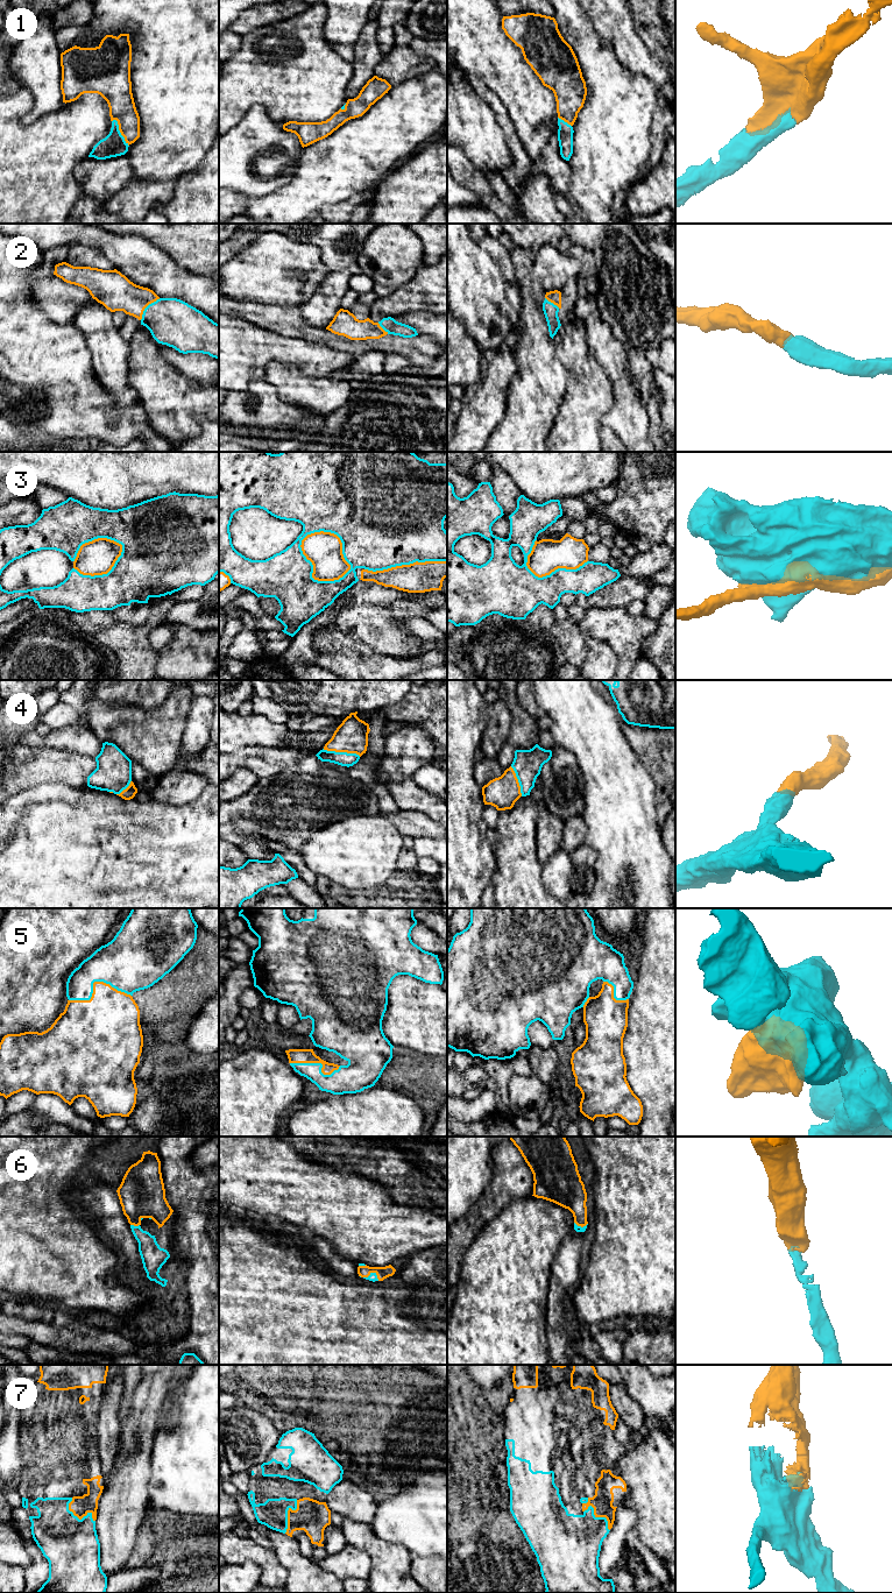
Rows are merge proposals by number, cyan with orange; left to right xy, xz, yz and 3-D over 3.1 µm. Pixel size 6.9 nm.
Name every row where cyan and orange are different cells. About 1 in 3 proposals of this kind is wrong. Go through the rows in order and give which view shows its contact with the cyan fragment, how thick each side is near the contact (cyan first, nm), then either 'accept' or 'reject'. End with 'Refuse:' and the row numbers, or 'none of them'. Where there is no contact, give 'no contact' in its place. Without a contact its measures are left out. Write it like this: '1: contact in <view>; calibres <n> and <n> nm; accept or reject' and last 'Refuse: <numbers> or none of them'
1: contact in xy; calibres 160 and 190 nm; accept
2: contact in xy; calibres 320 and 240 nm; accept
3: contact in xz; calibres 500 and 240 nm; reject
4: contact in xz; calibres 100 and 220 nm; accept
5: contact in xy; calibres 360 and 340 nm; accept
6: contact in xy; calibres 160 and 320 nm; accept
7: contact in xy; calibres 380 and 140 nm; accept
Refuse: 3

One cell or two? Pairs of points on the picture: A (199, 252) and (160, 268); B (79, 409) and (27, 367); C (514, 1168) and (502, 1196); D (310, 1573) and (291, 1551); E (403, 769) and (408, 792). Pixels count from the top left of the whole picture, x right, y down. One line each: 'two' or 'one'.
A: two
B: one
C: one
D: one
E: two

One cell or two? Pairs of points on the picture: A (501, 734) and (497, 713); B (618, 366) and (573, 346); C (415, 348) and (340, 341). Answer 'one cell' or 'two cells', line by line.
A: one cell
B: two cells
C: one cell

